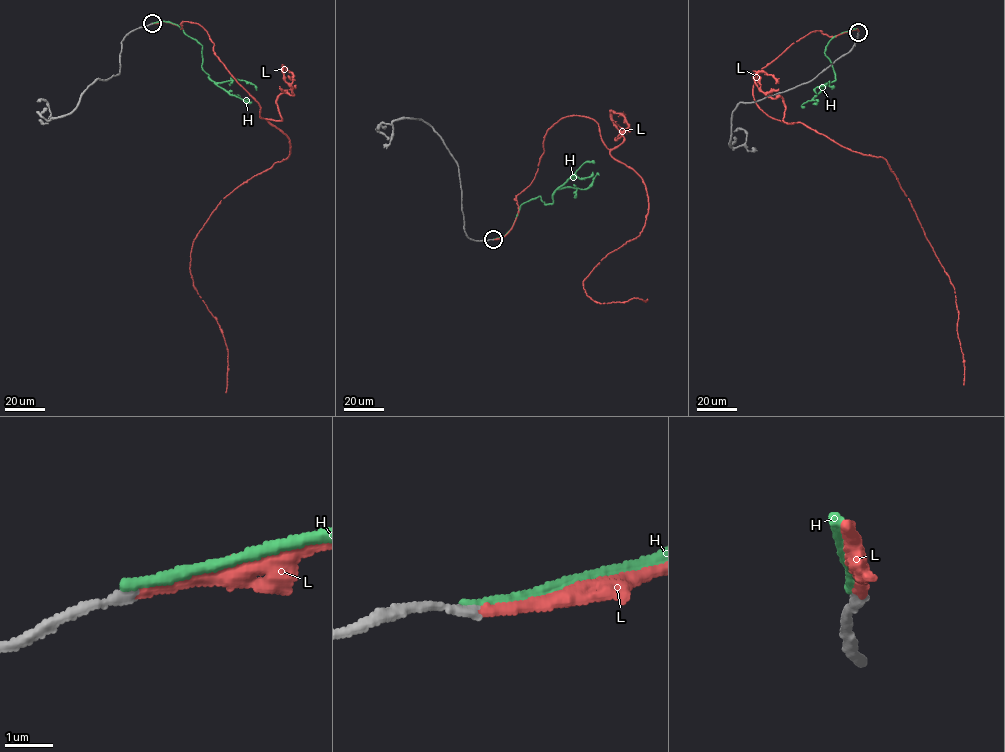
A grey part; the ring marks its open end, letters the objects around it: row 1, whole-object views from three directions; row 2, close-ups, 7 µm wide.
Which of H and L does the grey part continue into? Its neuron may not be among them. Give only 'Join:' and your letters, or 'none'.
Join: L

